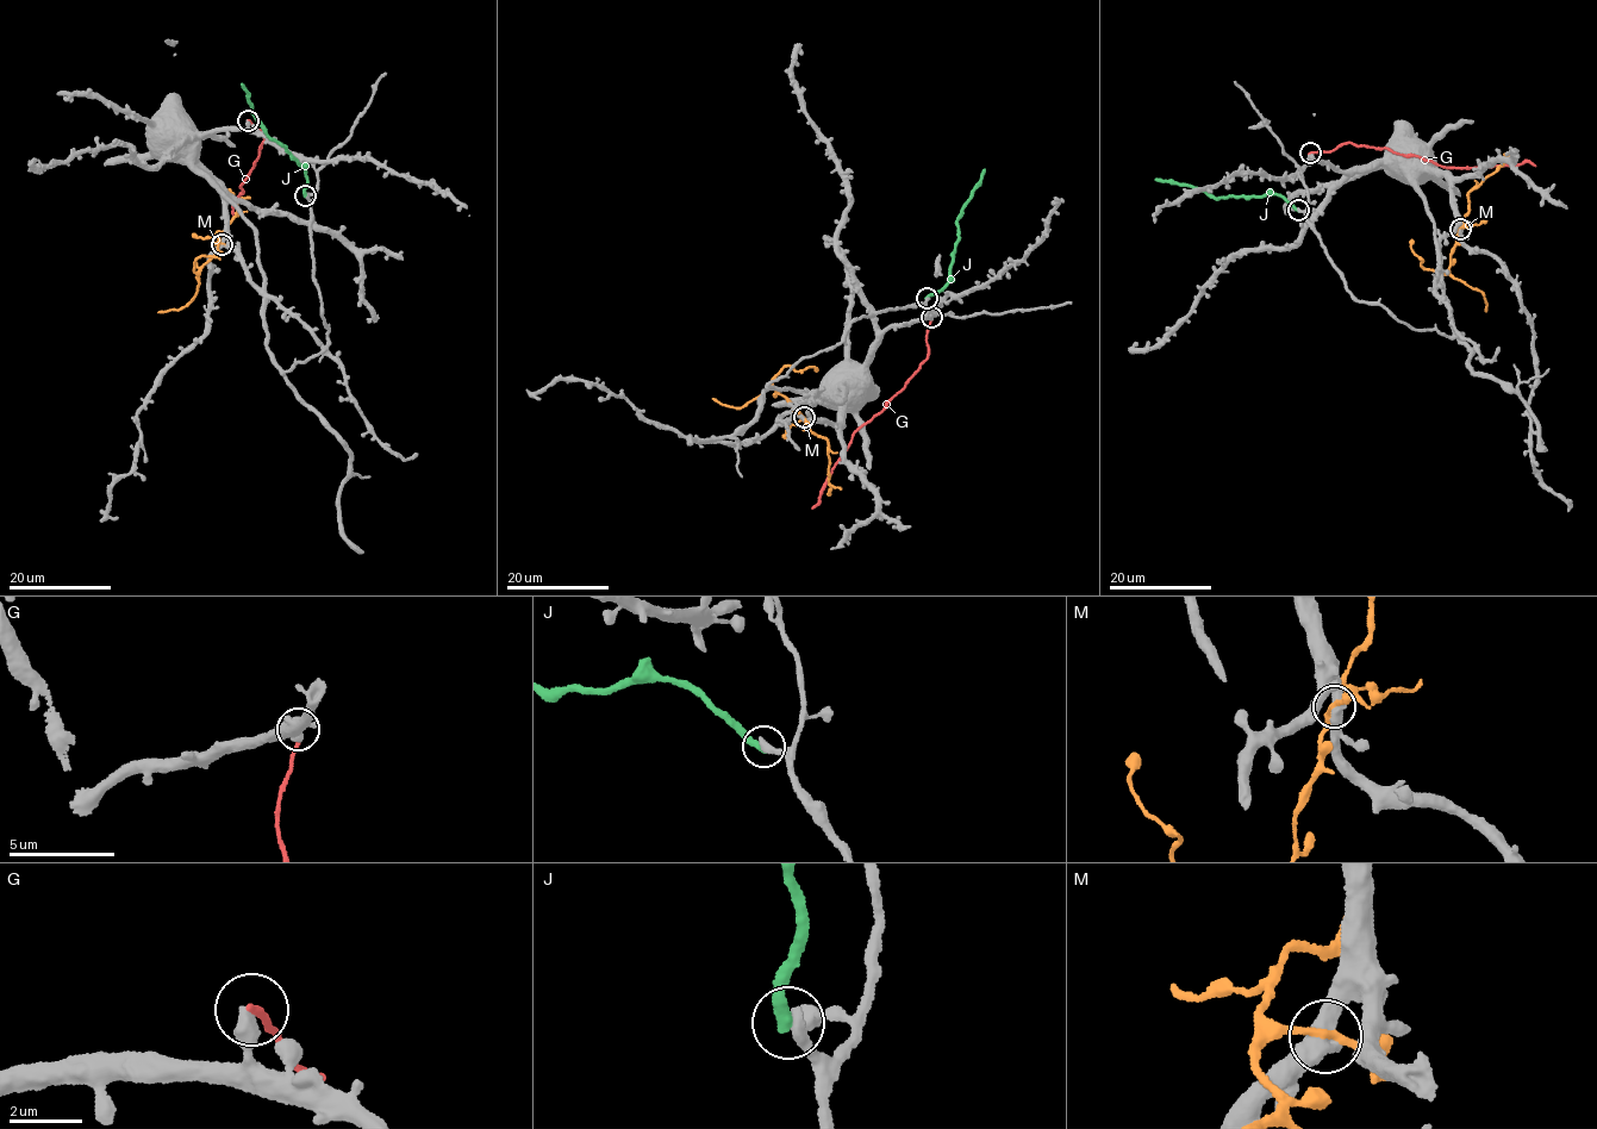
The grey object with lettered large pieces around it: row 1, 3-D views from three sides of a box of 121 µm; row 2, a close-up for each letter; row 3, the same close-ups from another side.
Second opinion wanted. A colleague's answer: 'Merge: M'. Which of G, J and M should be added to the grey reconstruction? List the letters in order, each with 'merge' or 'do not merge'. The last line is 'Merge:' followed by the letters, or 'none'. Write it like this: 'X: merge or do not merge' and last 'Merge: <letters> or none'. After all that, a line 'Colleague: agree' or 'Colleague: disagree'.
G: do not merge
J: merge
M: do not merge
Merge: J
Colleague: disagree

